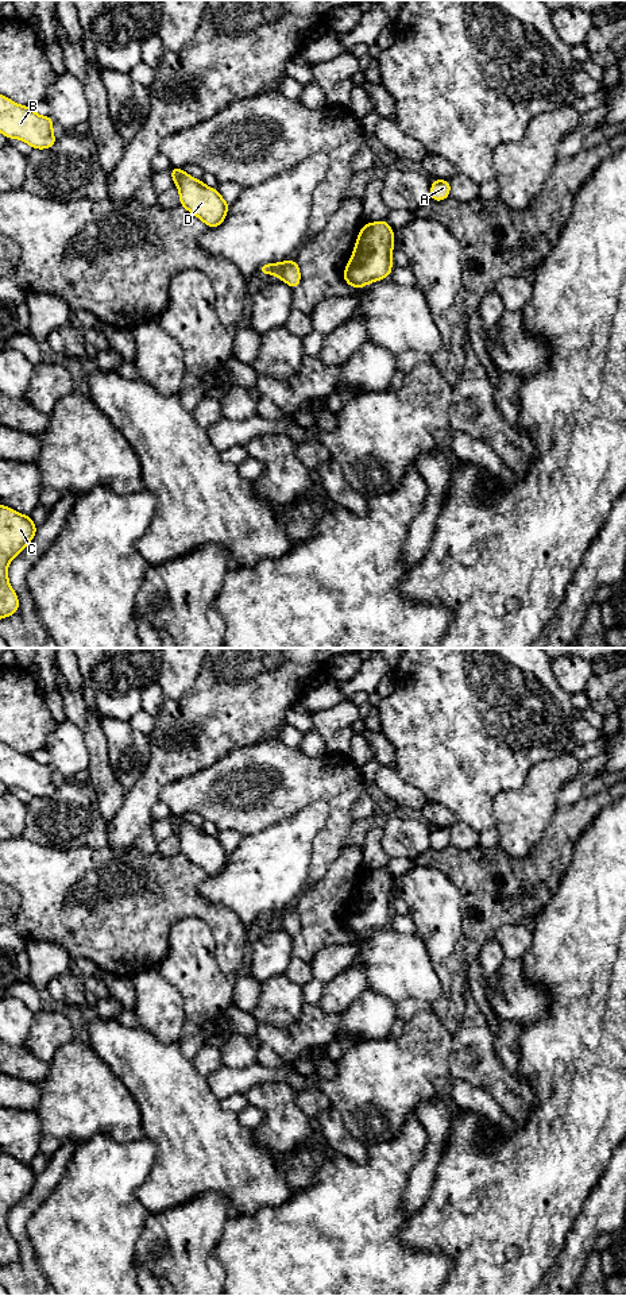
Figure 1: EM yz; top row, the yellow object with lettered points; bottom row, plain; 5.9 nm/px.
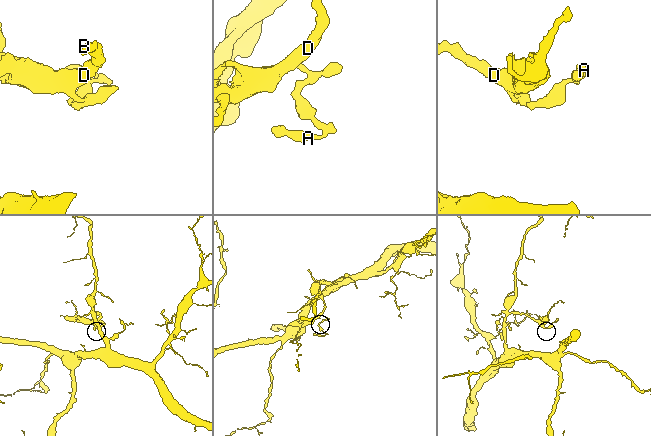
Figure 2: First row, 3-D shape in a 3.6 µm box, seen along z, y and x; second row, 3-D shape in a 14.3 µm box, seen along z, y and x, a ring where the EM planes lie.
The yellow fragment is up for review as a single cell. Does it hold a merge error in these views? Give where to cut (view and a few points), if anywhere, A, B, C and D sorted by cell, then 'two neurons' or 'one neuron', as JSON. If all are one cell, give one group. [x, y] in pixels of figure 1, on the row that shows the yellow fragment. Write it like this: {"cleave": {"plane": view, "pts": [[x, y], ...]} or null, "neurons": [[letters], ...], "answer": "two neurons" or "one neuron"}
{"cleave": null, "neurons": [["A", "B", "C", "D"]], "answer": "one neuron"}

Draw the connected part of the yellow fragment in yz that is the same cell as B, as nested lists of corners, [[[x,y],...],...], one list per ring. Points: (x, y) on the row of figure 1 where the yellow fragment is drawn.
[[[0,94],[0,132],[7,139],[20,139],[38,150],[51,148],[57,143],[53,123],[53,116],[39,116],[31,107]]]

